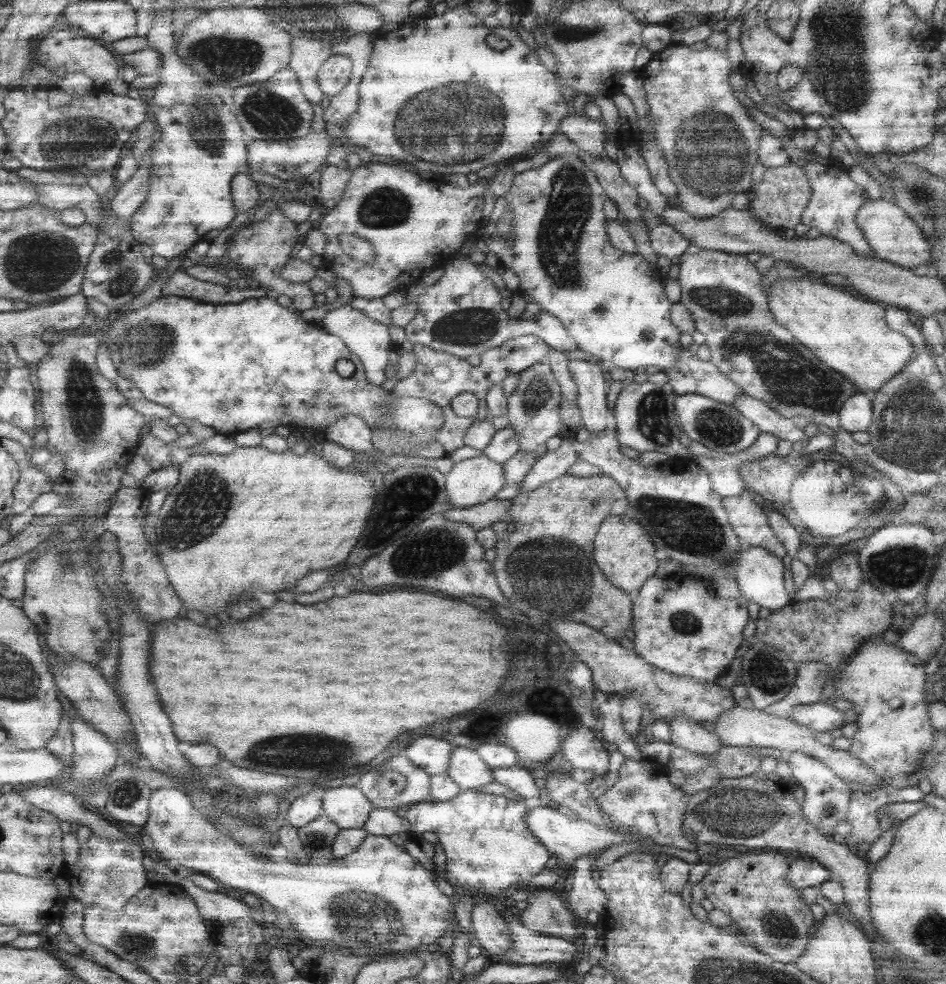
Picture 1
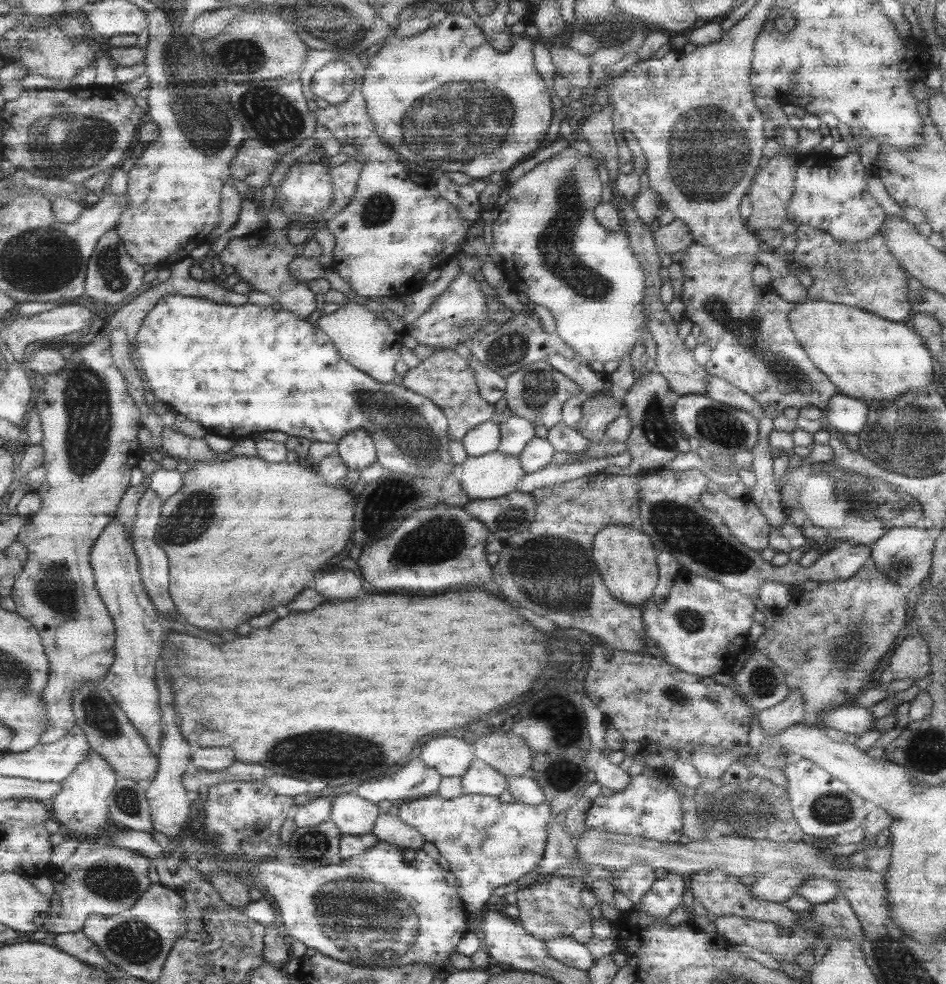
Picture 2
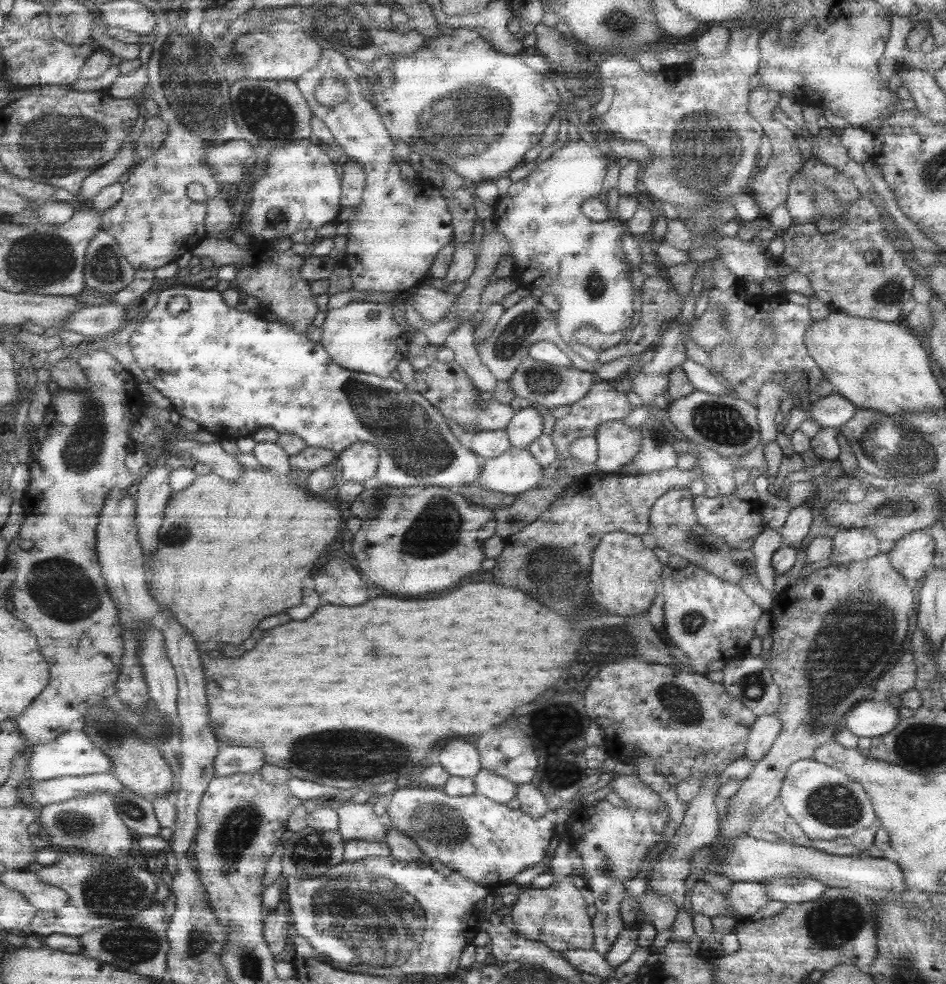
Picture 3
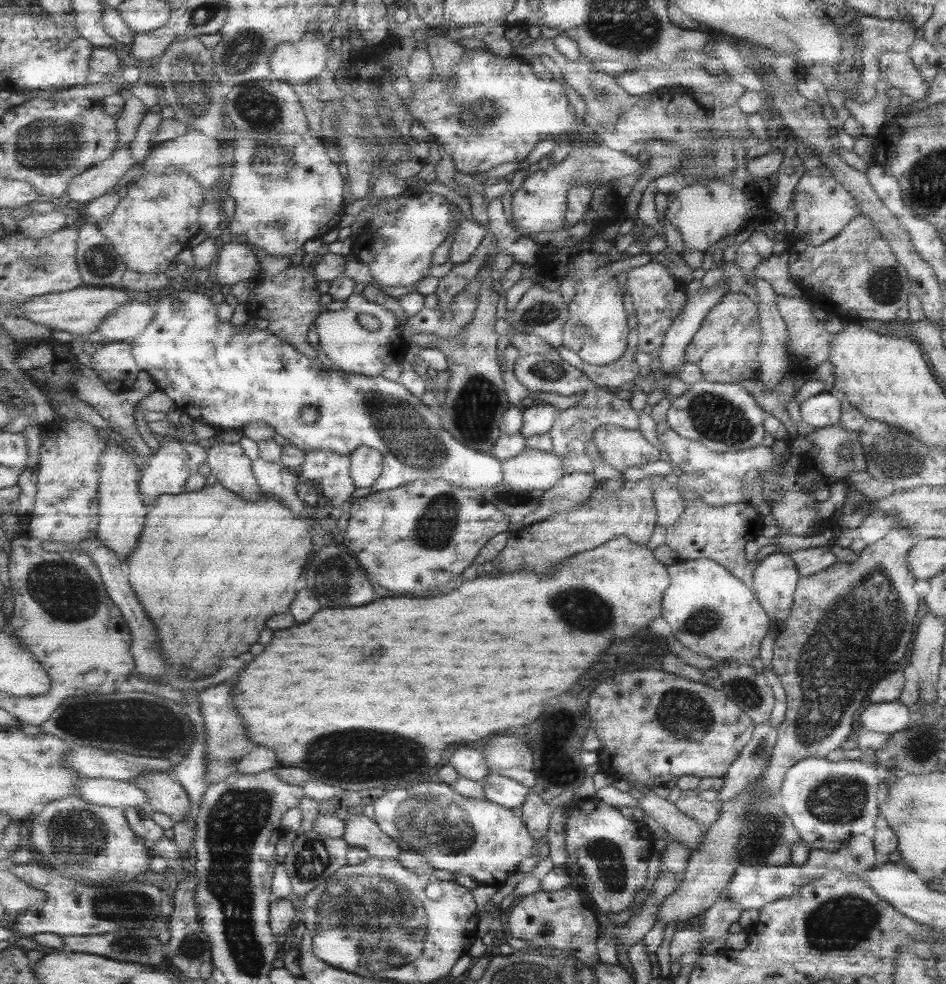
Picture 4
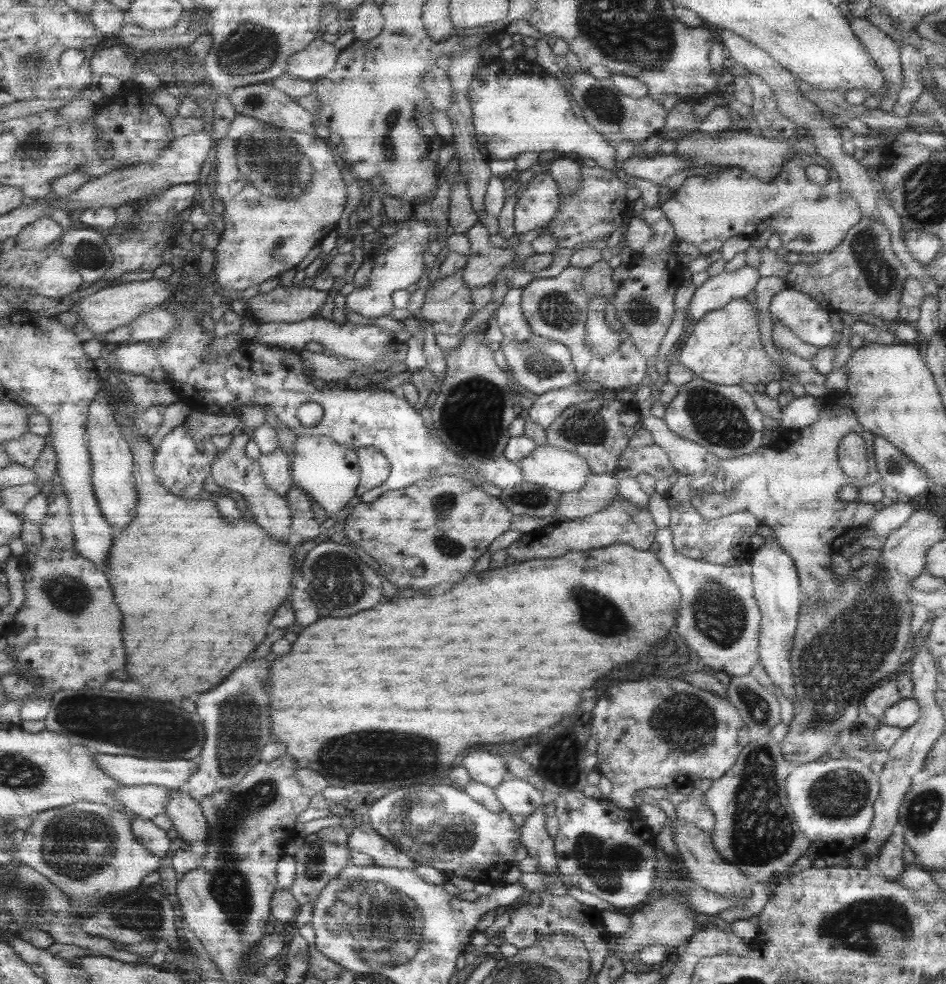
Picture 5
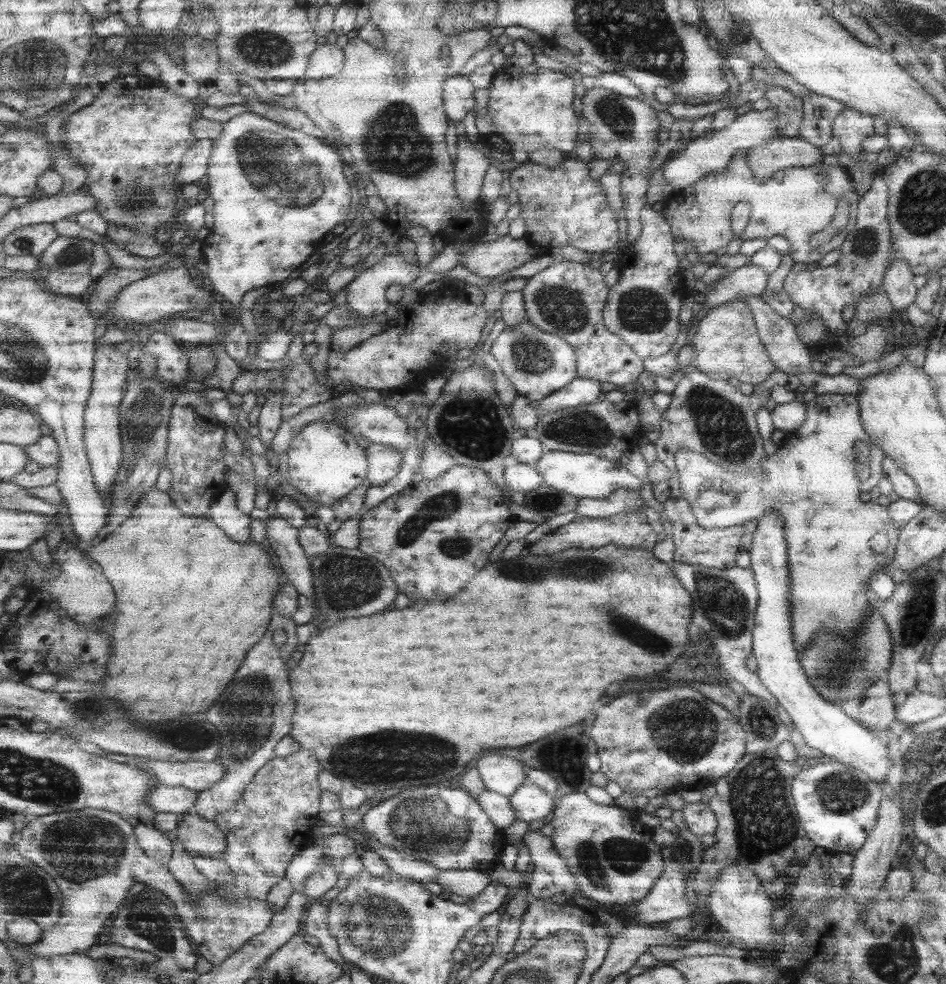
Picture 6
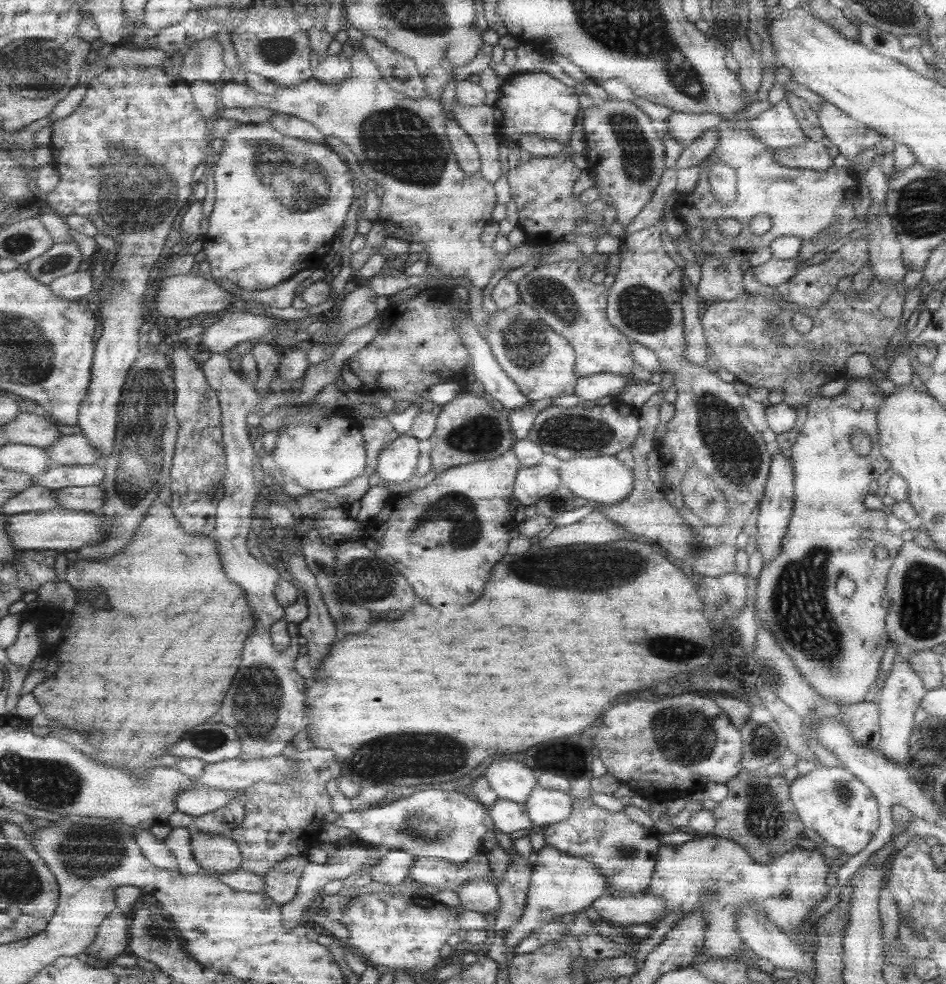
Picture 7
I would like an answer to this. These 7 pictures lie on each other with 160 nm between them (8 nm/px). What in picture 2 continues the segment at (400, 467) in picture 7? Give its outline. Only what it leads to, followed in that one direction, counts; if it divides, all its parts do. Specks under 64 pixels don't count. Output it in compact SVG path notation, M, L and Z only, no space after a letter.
M366 430L350 432L337 444L337 451L349 470L365 470L378 459L376 444Z

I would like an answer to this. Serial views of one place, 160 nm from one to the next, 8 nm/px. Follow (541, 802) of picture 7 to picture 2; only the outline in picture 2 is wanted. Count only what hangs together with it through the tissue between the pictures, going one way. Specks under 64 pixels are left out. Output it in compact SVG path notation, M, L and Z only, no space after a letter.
M474 760L463 779L463 794L480 794L506 798L508 792L508 777L482 760Z

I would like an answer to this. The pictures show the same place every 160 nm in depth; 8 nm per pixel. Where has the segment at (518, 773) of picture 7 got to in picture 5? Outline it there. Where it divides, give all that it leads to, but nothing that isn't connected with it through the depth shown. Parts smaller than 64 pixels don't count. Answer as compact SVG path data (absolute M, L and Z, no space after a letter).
M471 752L465 760L463 766L469 770L469 774L473 781L477 781L491 788L497 788L505 779L509 778L506 760L499 754L491 754L491 752Z

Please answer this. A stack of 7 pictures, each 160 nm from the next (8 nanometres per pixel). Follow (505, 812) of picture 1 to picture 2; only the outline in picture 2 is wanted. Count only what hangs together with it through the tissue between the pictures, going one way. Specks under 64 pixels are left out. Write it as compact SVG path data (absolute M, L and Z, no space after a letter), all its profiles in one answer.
M435 794L405 801L397 815L438 848L457 877L465 908L476 915L486 911L493 890L515 883L539 866L548 838L548 824L554 822L553 812L544 802L529 805L480 794L463 794L451 800Z

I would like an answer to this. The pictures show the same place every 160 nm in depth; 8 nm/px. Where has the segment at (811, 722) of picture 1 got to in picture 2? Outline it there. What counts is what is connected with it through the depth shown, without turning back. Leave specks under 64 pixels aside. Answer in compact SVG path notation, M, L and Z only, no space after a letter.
M845 704L837 707L821 716L818 726L823 730L835 730L845 735L854 734L859 736L869 731L876 719L869 714L867 708L860 708L854 704Z

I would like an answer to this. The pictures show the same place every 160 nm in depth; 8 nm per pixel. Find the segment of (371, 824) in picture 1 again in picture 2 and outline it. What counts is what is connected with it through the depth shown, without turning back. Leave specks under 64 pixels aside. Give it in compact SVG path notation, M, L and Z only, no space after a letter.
M381 812L375 823L373 833L381 841L388 842L400 848L412 848L414 851L421 851L426 840L424 836L406 822L403 822L398 815L389 815Z

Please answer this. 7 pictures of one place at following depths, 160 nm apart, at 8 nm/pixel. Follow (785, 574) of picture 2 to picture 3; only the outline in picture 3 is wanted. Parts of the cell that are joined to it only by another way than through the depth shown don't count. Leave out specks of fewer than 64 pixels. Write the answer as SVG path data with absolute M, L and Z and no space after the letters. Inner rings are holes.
M688 488L673 489L663 493L651 505L646 540L652 546L666 550L669 555L677 554L705 572L713 573L719 580L740 588L743 573L754 572L753 554L750 549L727 546L724 540L705 530L695 518L692 495ZM845 529L832 537L831 565L868 559L879 553L878 538L867 529Z

